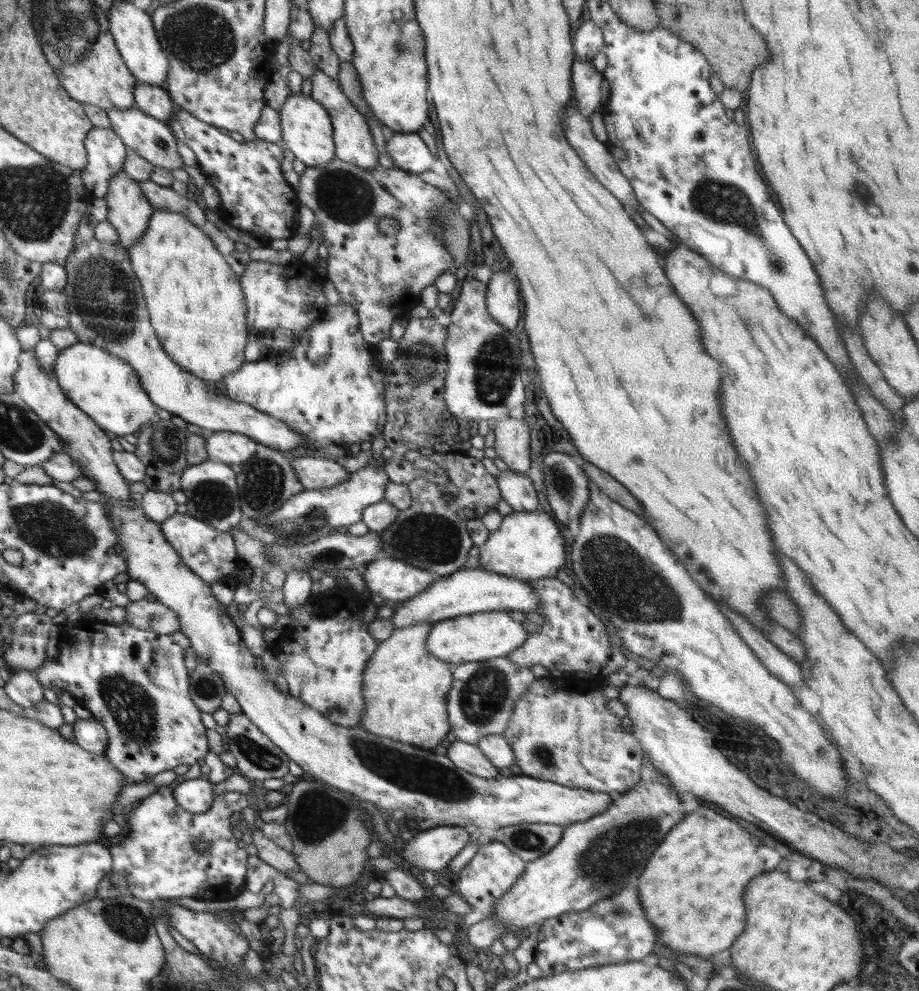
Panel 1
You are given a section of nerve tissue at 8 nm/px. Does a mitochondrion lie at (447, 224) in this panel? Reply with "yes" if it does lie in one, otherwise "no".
yes

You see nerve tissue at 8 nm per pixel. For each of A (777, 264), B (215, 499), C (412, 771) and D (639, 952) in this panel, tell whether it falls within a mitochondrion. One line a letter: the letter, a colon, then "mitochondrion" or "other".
A: mitochondrion
B: mitochondrion
C: mitochondrion
D: other

